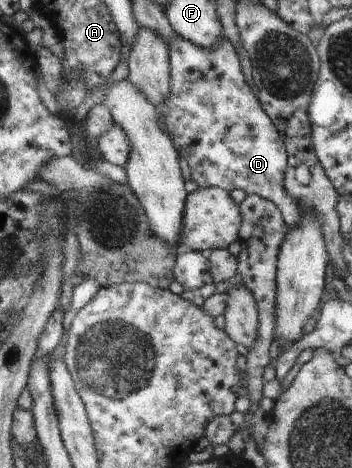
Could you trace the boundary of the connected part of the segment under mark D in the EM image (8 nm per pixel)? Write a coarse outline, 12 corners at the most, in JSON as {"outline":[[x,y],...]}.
{"outline":[[168,45],[159,113],[202,189],[303,213],[236,47]]}

